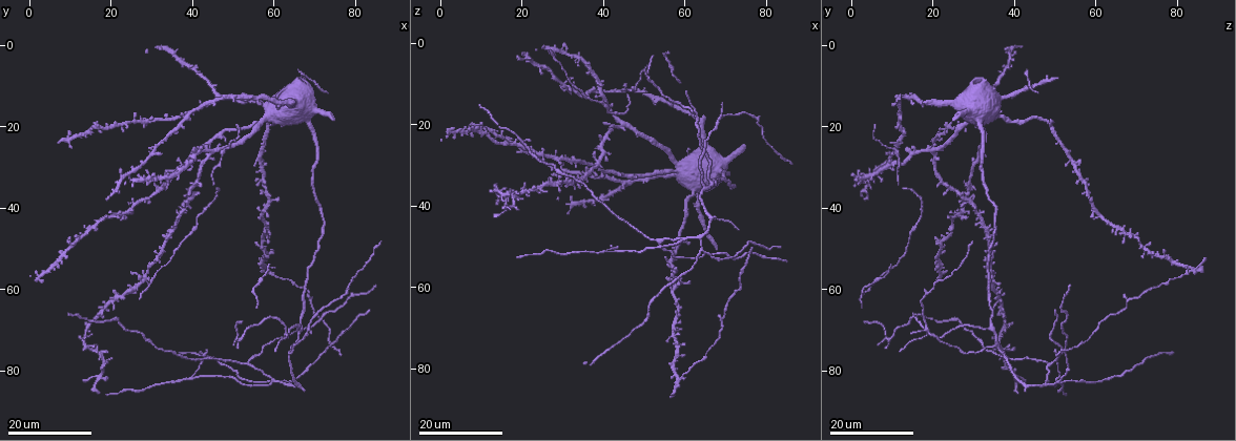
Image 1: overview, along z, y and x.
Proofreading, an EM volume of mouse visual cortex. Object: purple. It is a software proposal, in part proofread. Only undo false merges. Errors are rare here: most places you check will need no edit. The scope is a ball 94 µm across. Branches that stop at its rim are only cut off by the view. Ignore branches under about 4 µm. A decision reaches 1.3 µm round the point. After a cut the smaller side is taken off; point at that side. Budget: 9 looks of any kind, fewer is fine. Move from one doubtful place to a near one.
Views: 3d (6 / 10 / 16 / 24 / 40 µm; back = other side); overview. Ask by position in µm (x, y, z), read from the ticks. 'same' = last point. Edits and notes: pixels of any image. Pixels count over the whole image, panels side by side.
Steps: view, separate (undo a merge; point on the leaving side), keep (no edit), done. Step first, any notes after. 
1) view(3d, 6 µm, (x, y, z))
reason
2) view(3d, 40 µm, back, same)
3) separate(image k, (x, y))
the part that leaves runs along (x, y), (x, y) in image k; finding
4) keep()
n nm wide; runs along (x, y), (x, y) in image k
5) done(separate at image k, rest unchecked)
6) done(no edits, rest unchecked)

view(3d, 24 µm, (59.5, 82.5, 48.5))
branch point

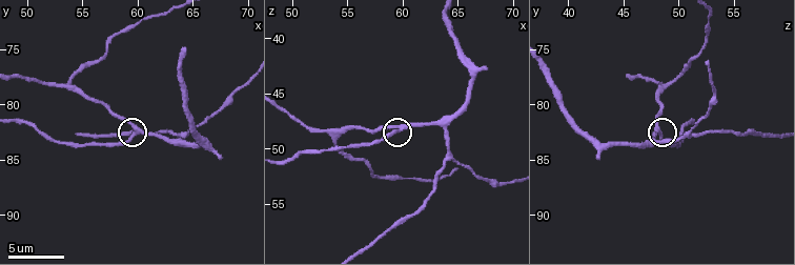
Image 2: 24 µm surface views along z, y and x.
view(3d, 10 µm, (59.6, 82.6, 48.4))

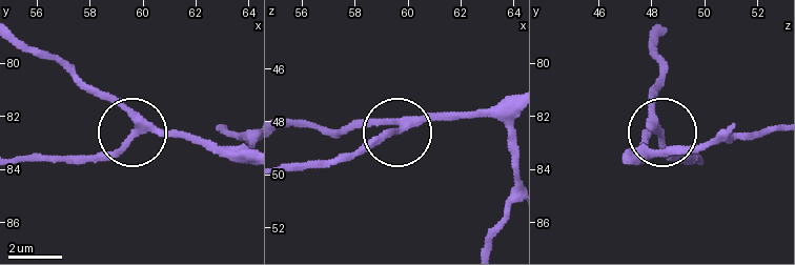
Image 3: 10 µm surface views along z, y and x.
view(3d, 6 µm, (59.6, 82.7, 48.3))
closer look

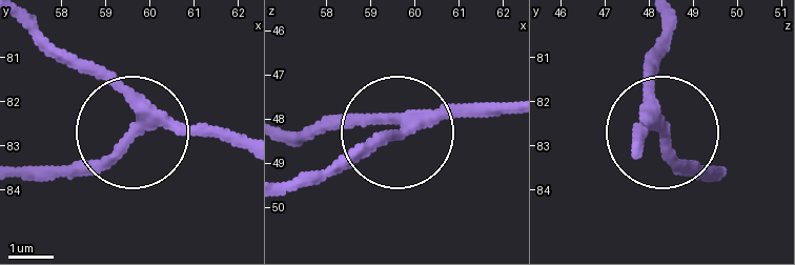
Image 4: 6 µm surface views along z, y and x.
keep()
3 arms; runs along (242, 146), (140, 131), (53, 172) in image 4; all the same cell

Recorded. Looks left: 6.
view(3d, 24 µm, (66.0, 70.0, 33.5))
four arms meet

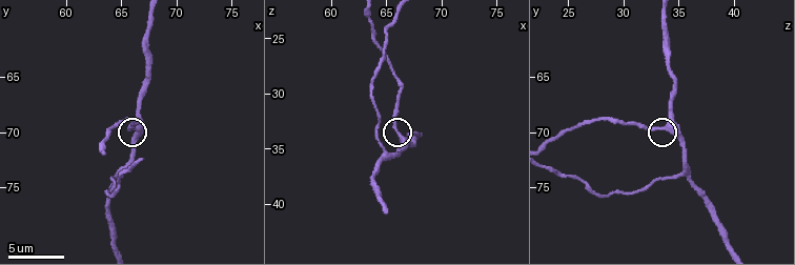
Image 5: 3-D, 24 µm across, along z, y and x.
view(3d, 10 µm, (66.6, 69.6, 34.0))

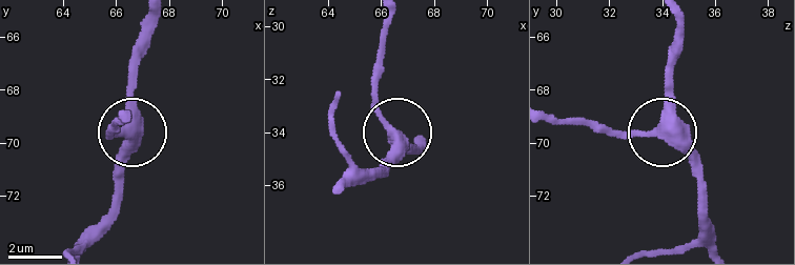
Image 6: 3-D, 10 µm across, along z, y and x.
keep()
runs along (143, 18), (135, 126), (114, 133) in image 6; one cell here

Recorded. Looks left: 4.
view(3d, 24 µm, (63.0, 70.5, 19.0))
thin arm on a thick one

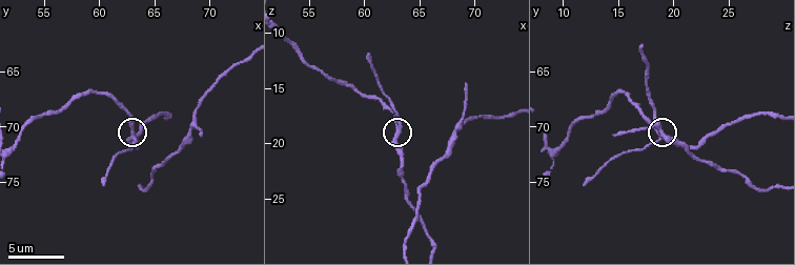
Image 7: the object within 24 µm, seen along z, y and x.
view(3d, 6 µm, (63.2, 70.8, 19.0))

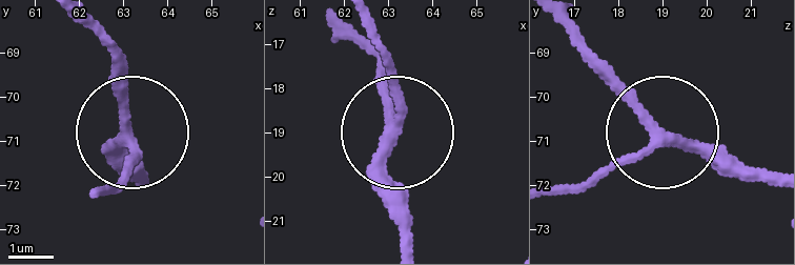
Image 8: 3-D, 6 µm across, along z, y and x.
keep()
3 arms; runs along (773, 170), (728, 170), (659, 144), (573, 189) in image 8; all the same cell

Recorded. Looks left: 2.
done(no edits, rest unchecked)

